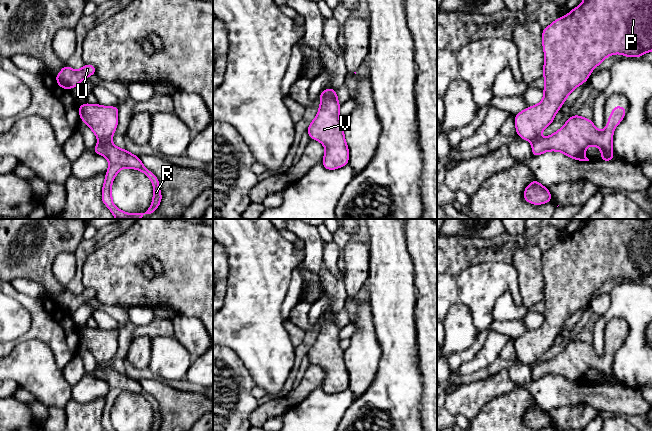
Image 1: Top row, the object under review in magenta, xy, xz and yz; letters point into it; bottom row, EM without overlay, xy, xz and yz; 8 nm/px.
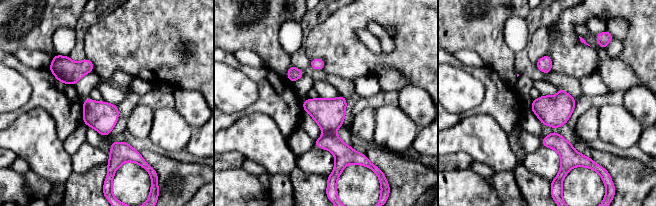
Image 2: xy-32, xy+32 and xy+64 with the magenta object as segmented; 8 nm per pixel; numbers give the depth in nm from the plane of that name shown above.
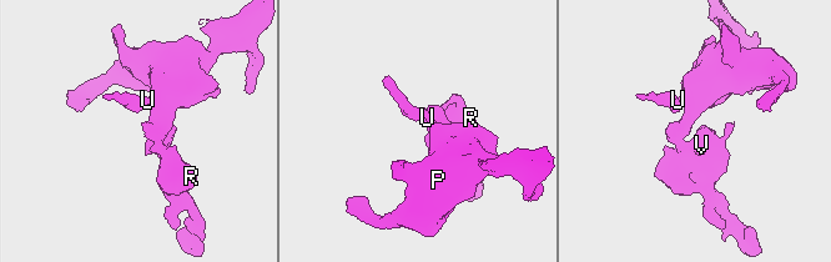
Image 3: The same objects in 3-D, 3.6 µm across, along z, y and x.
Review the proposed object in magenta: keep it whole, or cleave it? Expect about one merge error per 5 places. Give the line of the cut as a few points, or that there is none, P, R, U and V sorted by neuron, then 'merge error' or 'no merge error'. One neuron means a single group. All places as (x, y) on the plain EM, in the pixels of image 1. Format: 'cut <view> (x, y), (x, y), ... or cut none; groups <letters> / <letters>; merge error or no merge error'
cut xy (110, 362), (99, 365); groups P U / R V; merge error

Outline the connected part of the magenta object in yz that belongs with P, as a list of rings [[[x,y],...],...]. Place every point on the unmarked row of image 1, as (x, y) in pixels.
[[[584,219],[581,229],[543,253],[542,269],[545,279],[543,324],[516,338],[514,343],[518,360],[530,366],[554,345],[567,320],[586,306],[592,294],[606,281],[621,277],[624,281],[641,282],[644,277],[652,276],[652,219]]]

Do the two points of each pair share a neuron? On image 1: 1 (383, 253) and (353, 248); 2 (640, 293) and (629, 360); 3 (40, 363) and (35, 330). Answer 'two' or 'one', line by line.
1: two
2: one
3: two

